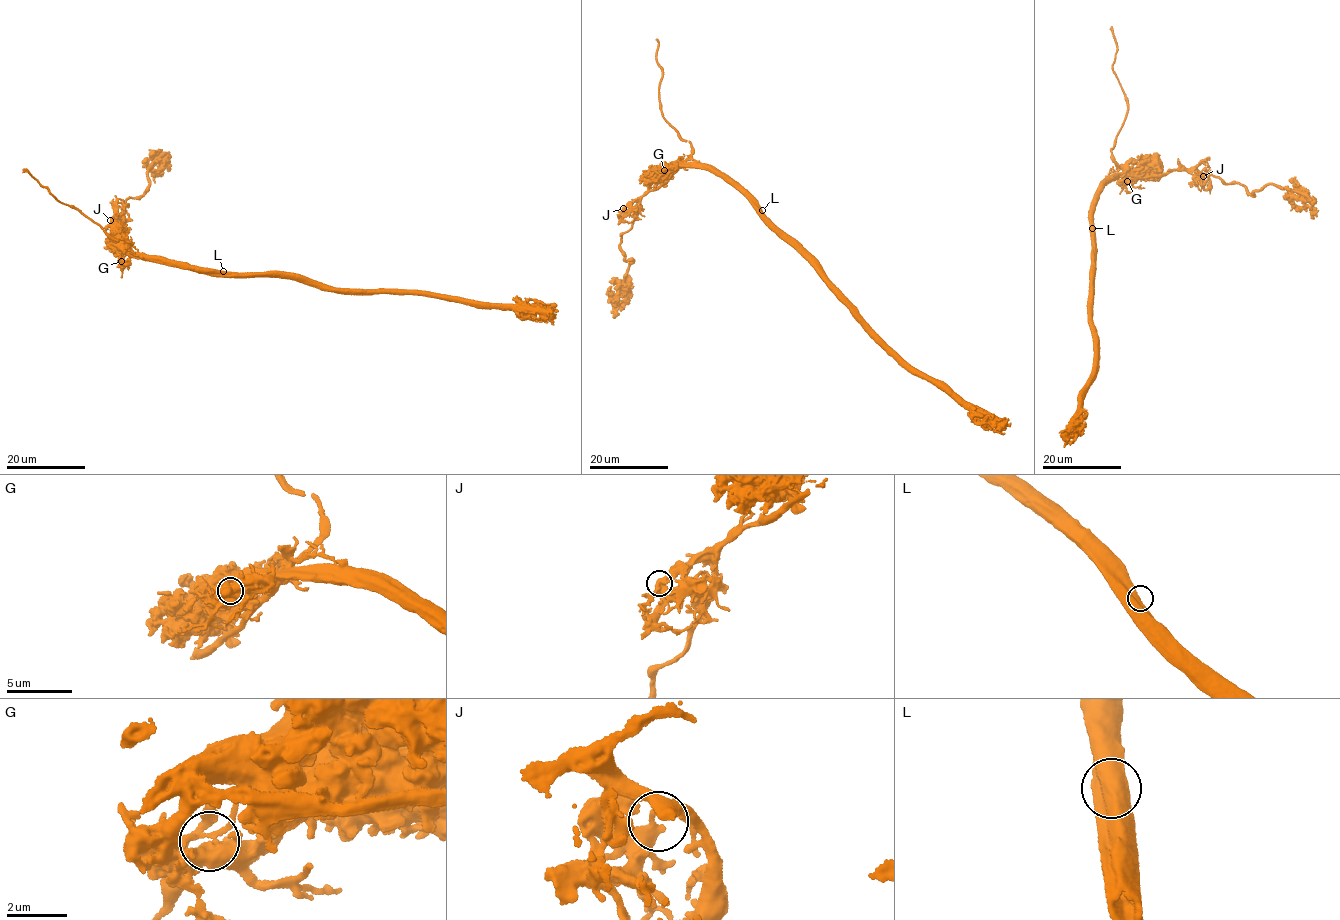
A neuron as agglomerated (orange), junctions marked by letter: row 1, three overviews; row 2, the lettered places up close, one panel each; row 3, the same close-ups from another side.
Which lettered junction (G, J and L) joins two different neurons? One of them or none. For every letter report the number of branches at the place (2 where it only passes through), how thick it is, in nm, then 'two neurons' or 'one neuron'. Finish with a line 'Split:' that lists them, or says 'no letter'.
G: 4 branches meet; 500 nm thick; two neurons
J: 2 branches meet; 360 nm thick; one neuron
L: 1 branches meet; 750 nm thick; one neuron
Split: G

